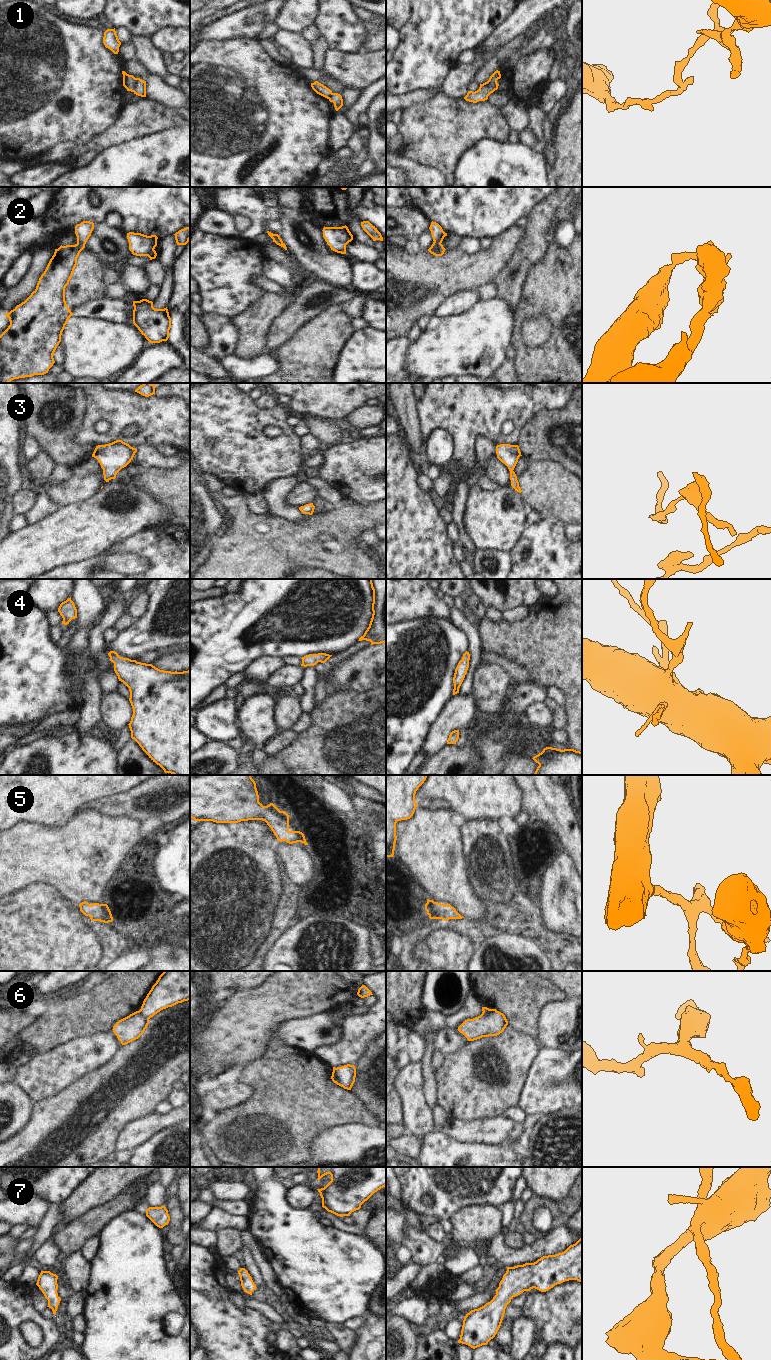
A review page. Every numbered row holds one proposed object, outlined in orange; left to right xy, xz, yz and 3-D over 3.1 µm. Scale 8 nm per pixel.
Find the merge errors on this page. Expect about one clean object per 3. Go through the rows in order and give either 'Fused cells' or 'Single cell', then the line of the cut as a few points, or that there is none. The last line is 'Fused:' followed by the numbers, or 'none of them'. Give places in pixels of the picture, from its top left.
1: Fused cells. Split along xy (136, 78), (133, 91)
2: Fused cells. Split along xy (77, 242), (84, 246)
3: Single cell. No split
4: Single cell. No split
5: Single cell. No split
6: Fused cells. Split along xz (335, 1068), (342, 1086)
7: Single cell. No split
Fused: 1, 2, 6

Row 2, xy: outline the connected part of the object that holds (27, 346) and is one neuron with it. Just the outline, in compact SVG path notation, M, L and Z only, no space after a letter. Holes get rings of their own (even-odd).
M82 244L60 246L55 249L44 273L39 278L36 289L21 304L9 313L4 314L9 318L10 325L0 335L0 383L9 383L14 379L44 375L55 363L53 354L61 342L61 335L69 318L73 315L65 301L65 288L73 275L77 265L77 258L85 248Z

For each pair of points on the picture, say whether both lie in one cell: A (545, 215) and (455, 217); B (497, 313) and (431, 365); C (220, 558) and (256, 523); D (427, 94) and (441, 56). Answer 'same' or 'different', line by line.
A: different
B: same
C: same
D: different

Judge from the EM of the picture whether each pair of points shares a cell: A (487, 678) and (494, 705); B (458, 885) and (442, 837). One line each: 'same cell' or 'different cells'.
A: same cell
B: same cell

